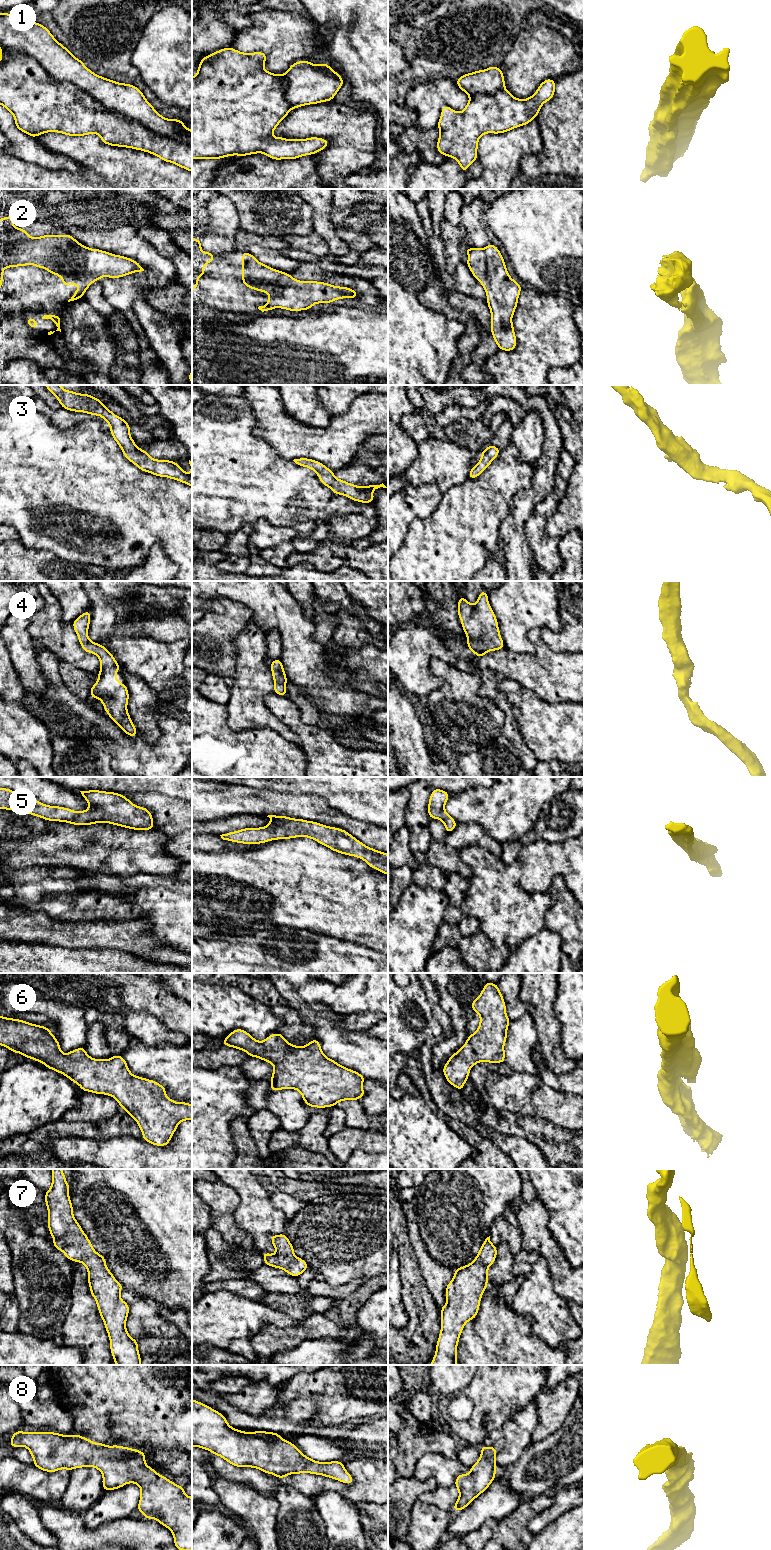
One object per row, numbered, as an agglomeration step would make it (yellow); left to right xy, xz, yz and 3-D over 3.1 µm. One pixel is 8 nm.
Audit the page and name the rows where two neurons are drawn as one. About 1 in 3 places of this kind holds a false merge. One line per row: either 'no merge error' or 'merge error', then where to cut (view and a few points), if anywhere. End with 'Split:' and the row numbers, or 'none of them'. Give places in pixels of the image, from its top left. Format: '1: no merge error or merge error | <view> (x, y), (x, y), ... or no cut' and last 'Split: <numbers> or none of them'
1: merge error | xy (0, 44), (110, 111), (191, 144)
2: no merge error | no cut
3: no merge error | no cut
4: no merge error | no cut
5: no merge error | no cut
6: no merge error | no cut
7: no merge error | no cut
8: no merge error | no cut
Split: 1

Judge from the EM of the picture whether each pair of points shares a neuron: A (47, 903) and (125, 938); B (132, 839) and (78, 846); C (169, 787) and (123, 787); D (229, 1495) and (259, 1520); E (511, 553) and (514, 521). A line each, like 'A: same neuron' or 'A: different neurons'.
A: different neurons
B: same neuron
C: same neuron
D: same neuron
E: same neuron

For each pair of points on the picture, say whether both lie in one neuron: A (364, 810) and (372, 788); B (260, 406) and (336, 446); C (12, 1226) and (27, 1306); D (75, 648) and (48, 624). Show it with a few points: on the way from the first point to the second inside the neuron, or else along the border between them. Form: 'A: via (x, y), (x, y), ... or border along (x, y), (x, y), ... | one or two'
A: via (369, 805), (372, 793) | one
B: via (279, 425), (294, 440), (317, 444) | one
C: via (24, 1246), (27, 1250), (27, 1286) | one
D: via (68, 644), (55, 631) | one

